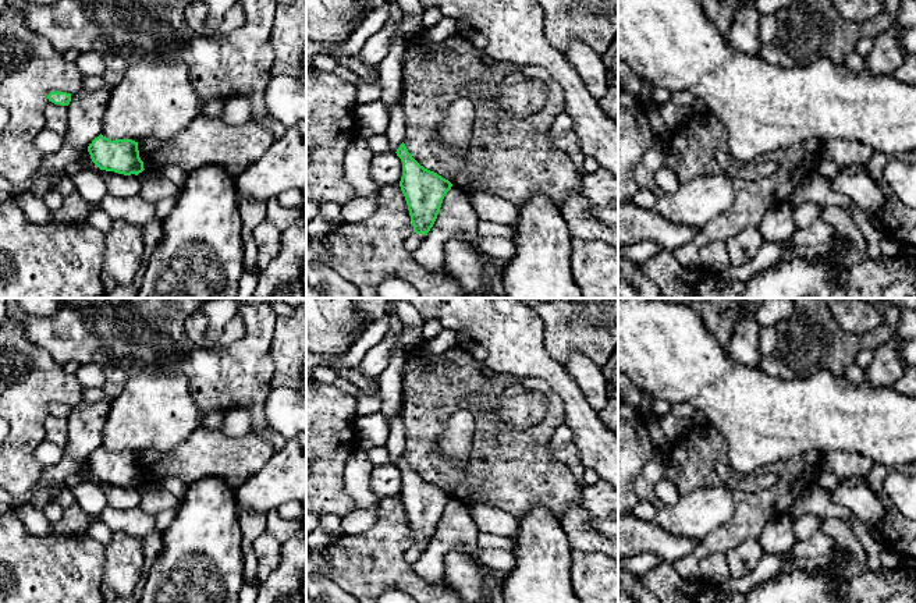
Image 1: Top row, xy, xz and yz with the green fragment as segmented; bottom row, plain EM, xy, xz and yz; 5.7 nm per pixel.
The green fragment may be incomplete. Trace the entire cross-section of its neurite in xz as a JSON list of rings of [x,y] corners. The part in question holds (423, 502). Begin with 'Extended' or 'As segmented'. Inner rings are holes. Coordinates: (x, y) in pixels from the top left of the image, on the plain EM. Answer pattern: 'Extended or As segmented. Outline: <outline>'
As segmented. Outline: [[[404,454],[395,465],[402,473],[400,499],[408,517],[413,545],[427,547],[452,496],[420,478]]]

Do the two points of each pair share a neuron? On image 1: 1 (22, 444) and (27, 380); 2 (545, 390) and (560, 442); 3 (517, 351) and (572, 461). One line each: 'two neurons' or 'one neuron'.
1: one neuron
2: two neurons
3: two neurons

